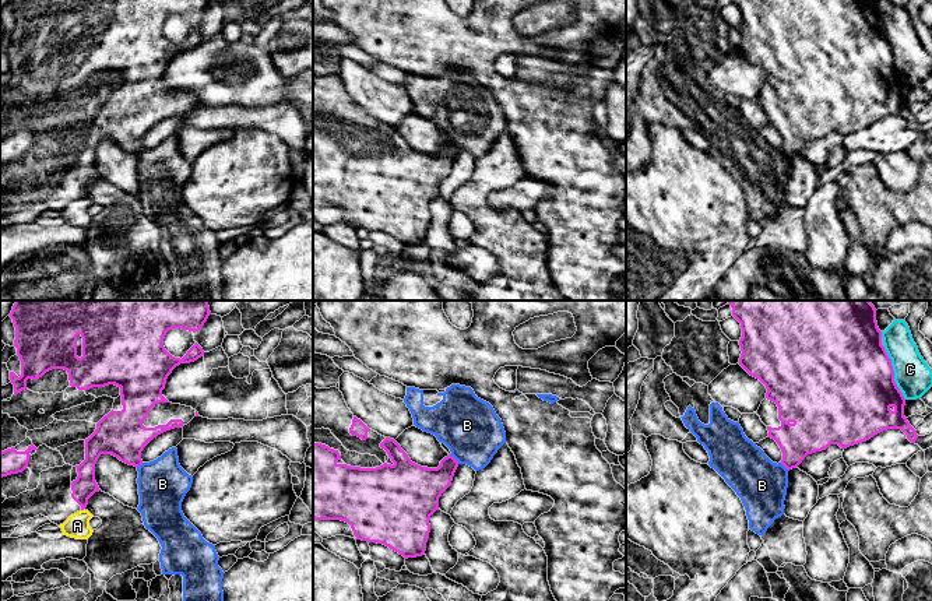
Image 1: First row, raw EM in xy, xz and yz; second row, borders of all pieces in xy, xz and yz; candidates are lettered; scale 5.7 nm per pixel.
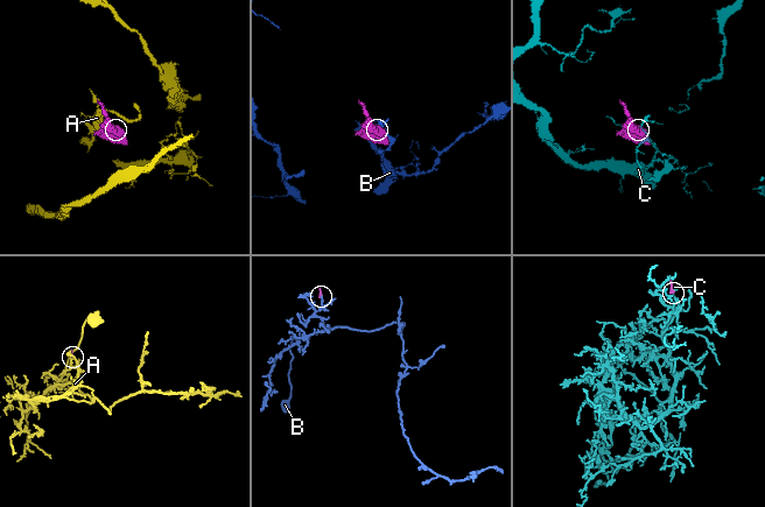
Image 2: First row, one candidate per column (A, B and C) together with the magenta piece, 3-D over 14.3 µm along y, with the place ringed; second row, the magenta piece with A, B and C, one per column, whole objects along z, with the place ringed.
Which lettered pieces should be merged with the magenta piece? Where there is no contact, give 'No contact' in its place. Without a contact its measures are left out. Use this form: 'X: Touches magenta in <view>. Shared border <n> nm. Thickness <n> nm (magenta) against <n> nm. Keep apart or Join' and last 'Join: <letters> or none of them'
A: Touches magenta in xy. Shared border 30 nm. Thickness 140 nm (magenta) against 140 nm. Keep apart
B: Touches magenta in xz. Shared border 80 nm. Thickness 240 nm (magenta) against 340 nm. Keep apart
C: Touches magenta in yz. Shared border 340 nm. Thickness 500 nm (magenta) against 220 nm. Keep apart
Join: none of them

